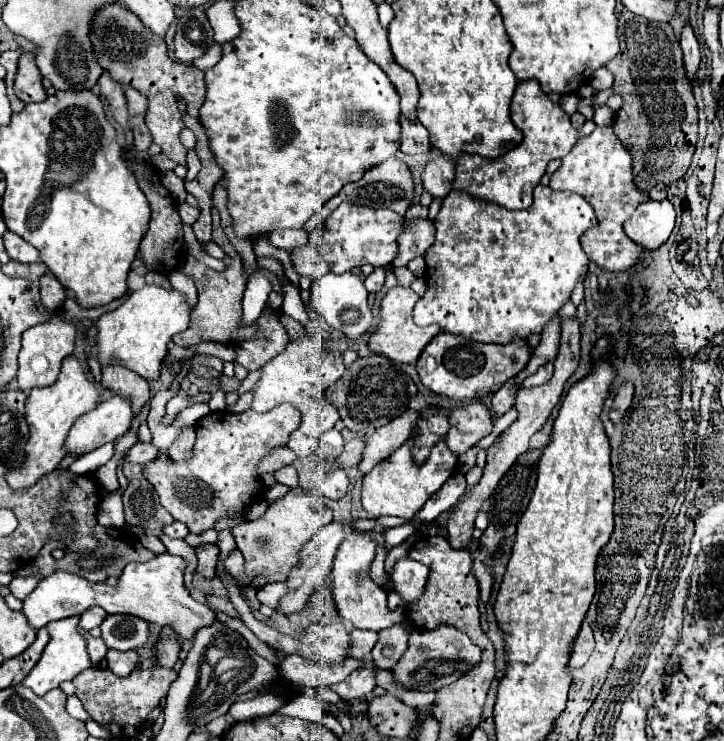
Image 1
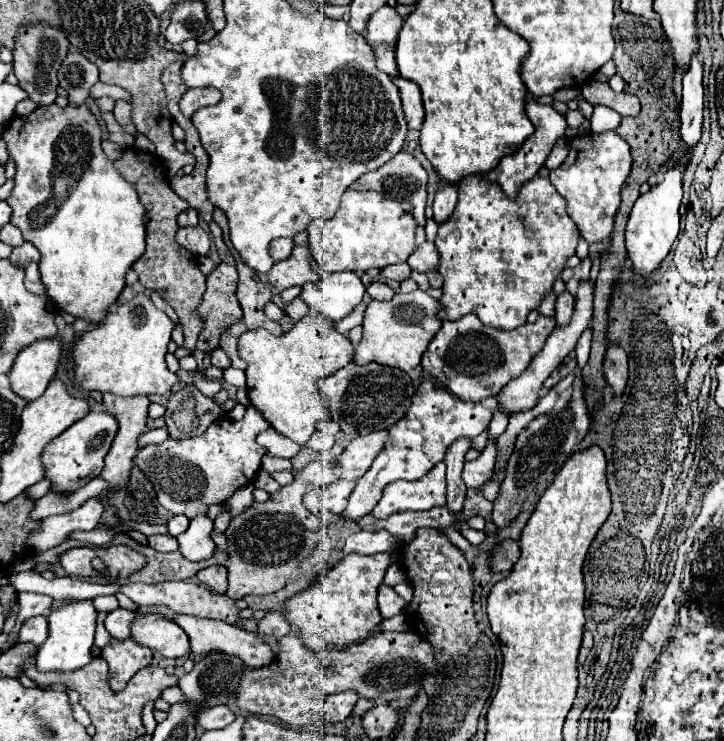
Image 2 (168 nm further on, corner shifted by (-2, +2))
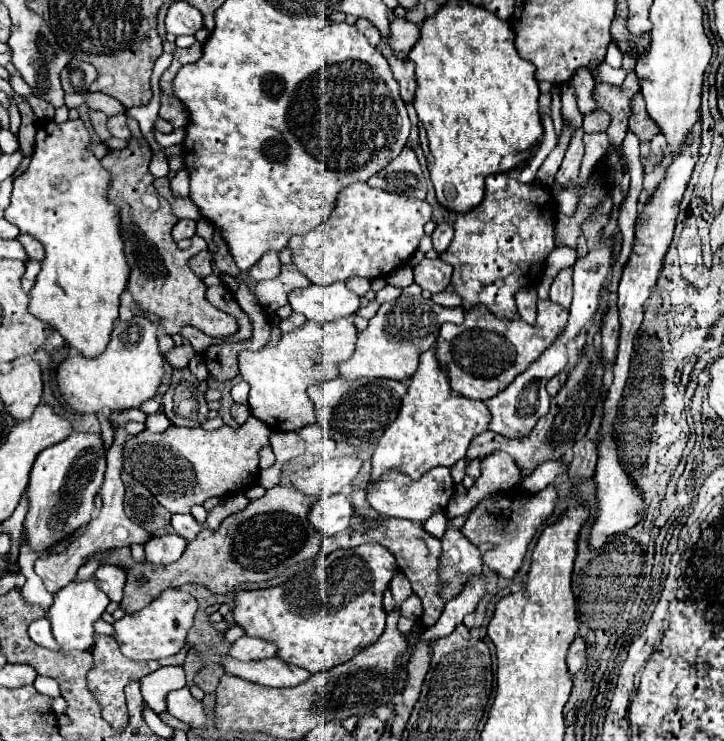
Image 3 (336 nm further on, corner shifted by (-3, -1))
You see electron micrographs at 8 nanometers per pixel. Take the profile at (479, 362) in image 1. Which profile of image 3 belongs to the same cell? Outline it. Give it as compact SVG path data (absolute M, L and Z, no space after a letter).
M553 301L537 303L537 323L527 325L525 321L497 319L485 307L473 307L465 311L465 321L461 325L443 323L435 355L439 367L447 373L449 385L457 395L467 399L487 401L501 393L521 371L527 369L565 329L569 311Z

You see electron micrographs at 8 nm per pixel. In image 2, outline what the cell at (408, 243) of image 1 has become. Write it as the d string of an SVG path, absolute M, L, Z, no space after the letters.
M432 242L422 244L418 250L412 252L412 256L408 258L408 264L412 270L418 272L428 272L428 270L438 270L440 264L440 256L436 252L436 246Z

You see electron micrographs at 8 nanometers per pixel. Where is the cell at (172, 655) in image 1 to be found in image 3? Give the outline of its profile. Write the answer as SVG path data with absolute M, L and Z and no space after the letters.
M167 589L157 597L153 603L149 603L145 609L125 615L123 619L115 621L115 639L121 647L121 653L135 661L151 661L161 657L171 657L179 653L185 645L185 635L189 627L193 625L193 617L197 613L197 601L179 589Z

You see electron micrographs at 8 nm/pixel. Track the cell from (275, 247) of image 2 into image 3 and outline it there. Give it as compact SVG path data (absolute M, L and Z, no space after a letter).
M269 251L265 253L251 269L249 277L253 281L263 281L263 279L273 279L281 271L281 261L279 261L279 251Z

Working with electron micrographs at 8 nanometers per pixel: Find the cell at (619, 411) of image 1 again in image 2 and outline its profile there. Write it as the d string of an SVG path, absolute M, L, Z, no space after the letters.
M610 344L604 354L604 376L606 382L614 388L614 394L620 396L628 380L628 362L626 352L618 344Z

